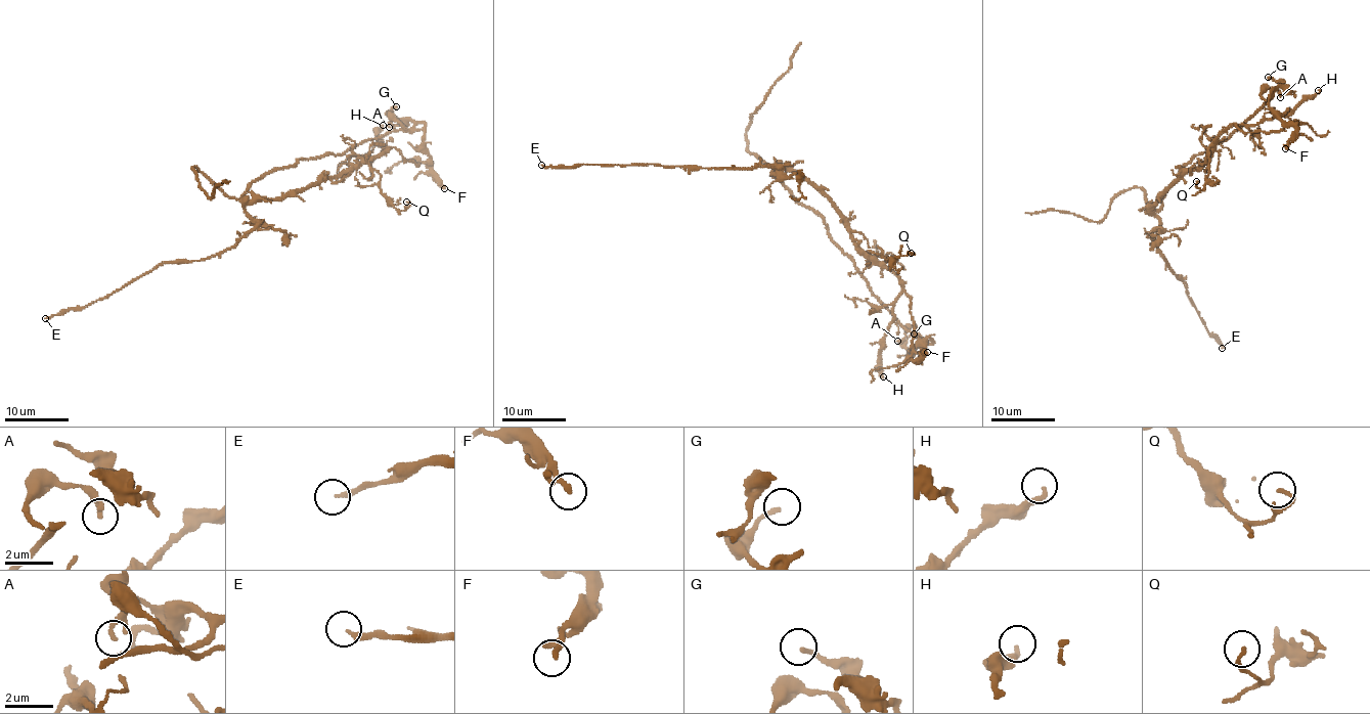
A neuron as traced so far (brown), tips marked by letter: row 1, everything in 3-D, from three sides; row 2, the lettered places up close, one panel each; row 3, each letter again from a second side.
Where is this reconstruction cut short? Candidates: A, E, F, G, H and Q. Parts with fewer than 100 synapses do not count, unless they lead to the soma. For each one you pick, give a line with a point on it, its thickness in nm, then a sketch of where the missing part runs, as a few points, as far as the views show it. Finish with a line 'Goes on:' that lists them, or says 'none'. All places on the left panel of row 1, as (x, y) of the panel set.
Goes on: none

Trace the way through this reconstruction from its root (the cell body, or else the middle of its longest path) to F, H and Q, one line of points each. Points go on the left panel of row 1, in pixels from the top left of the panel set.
F: (269, 198), (283, 199), (321, 179), (339, 177), (394, 147), (406, 161), (418, 166), (428, 162), (444, 188)
H: (269, 198), (283, 199), (386, 152), (377, 136), (383, 125)
Q: (269, 198), (283, 199), (367, 163), (380, 175), (380, 191), (391, 203), (406, 210), (406, 202)

